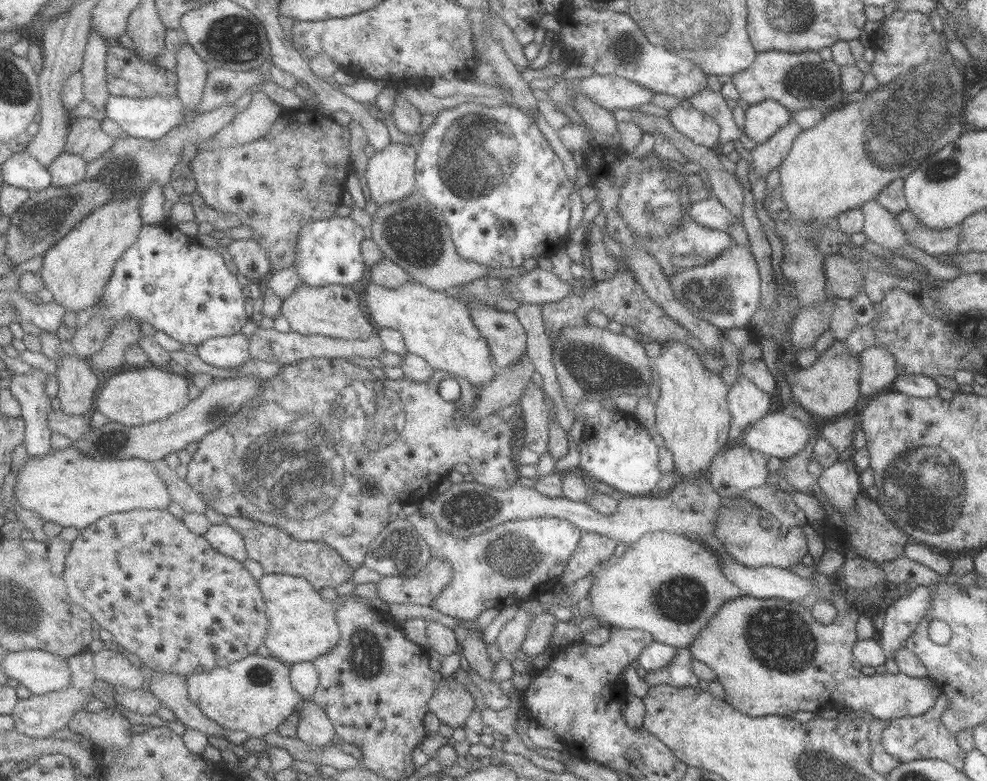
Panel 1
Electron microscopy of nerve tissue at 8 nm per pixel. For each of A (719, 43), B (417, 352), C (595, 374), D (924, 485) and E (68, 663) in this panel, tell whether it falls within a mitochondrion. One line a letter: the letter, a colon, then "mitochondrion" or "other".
A: other
B: other
C: mitochondrion
D: mitochondrion
E: other

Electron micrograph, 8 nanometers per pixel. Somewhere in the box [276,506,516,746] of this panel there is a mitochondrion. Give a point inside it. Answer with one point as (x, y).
(365, 662)

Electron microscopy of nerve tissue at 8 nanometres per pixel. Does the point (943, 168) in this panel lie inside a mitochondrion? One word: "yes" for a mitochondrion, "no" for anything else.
yes

